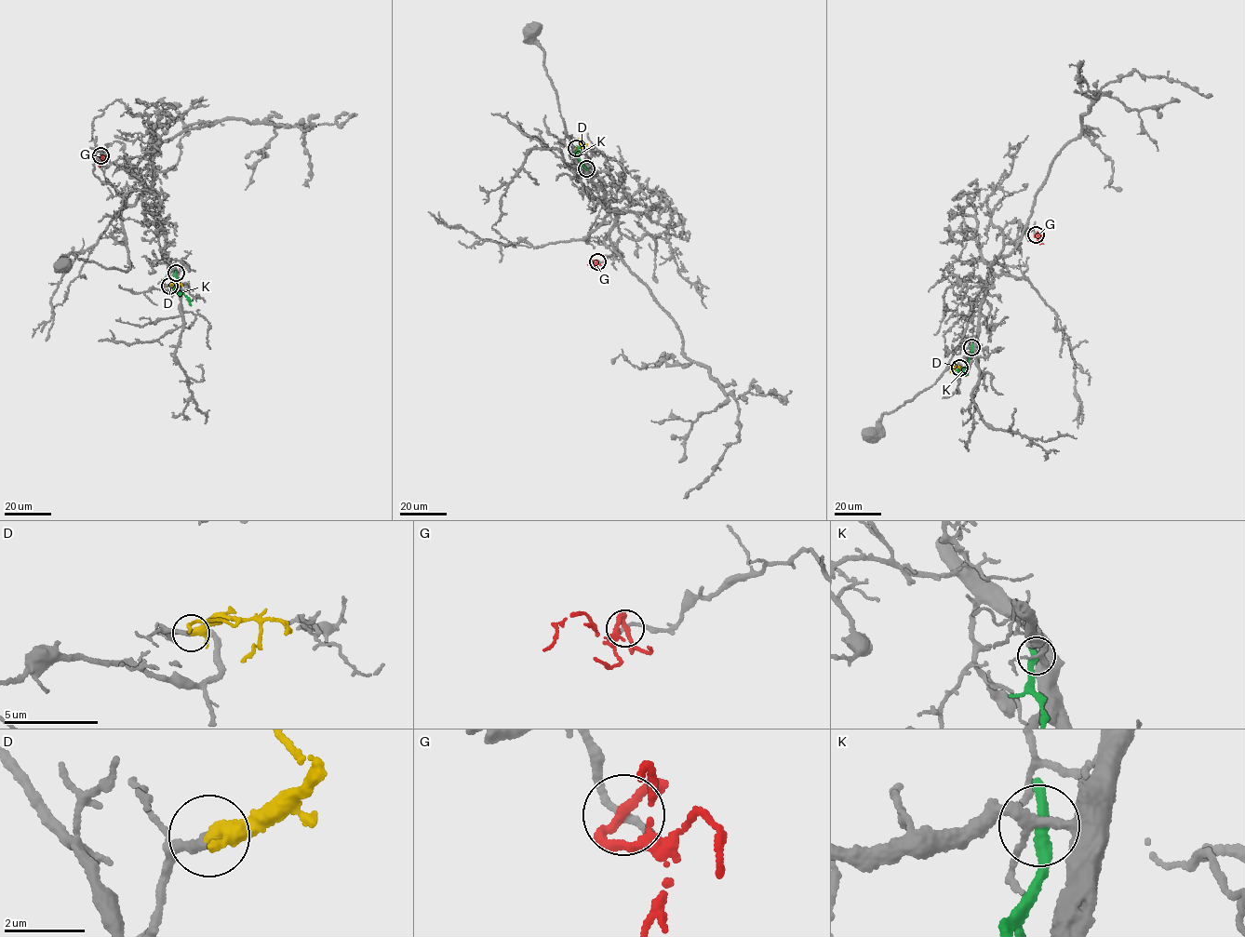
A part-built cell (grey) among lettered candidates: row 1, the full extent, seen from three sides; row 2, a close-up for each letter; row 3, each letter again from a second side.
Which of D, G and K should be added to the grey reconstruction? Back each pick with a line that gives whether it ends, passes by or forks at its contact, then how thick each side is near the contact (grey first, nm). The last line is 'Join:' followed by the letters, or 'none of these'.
D: it passes by; calibres 240 and 300 nm
Join: D

